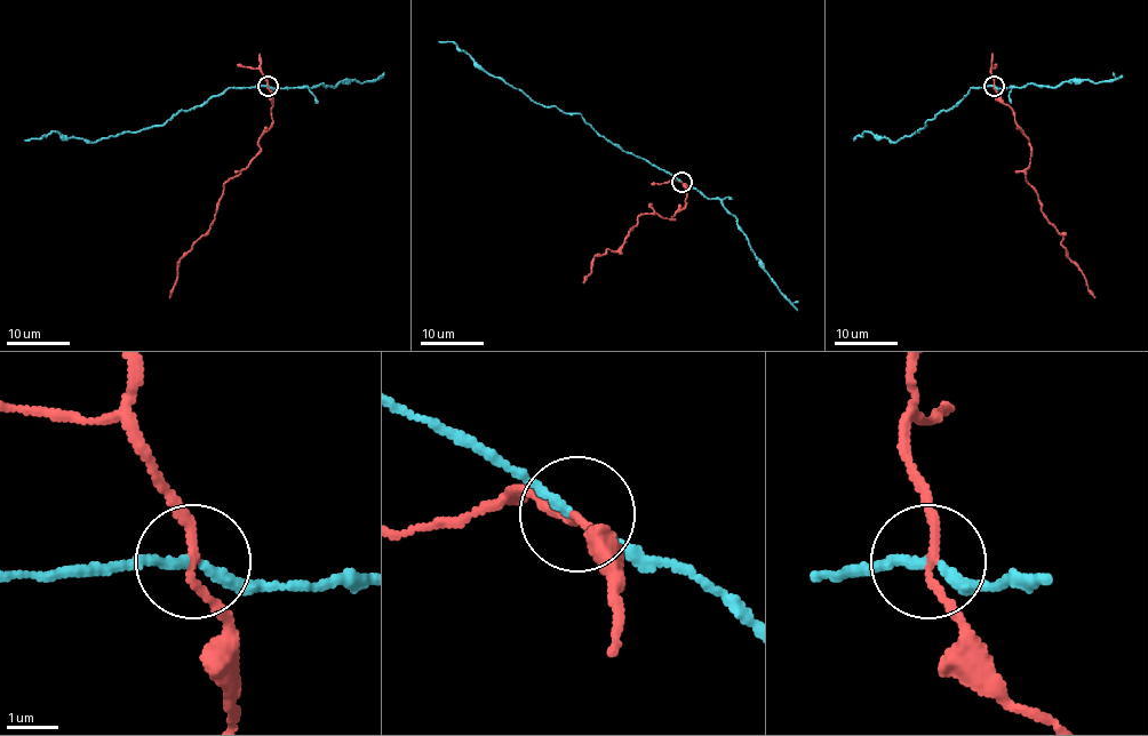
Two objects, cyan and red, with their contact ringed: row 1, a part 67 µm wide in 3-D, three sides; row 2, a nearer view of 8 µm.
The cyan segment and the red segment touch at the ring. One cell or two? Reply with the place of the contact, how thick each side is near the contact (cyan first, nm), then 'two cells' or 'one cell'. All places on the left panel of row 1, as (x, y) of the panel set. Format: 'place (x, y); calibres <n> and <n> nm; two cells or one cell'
place (268, 86); calibres 160 and 160 nm; two cells

